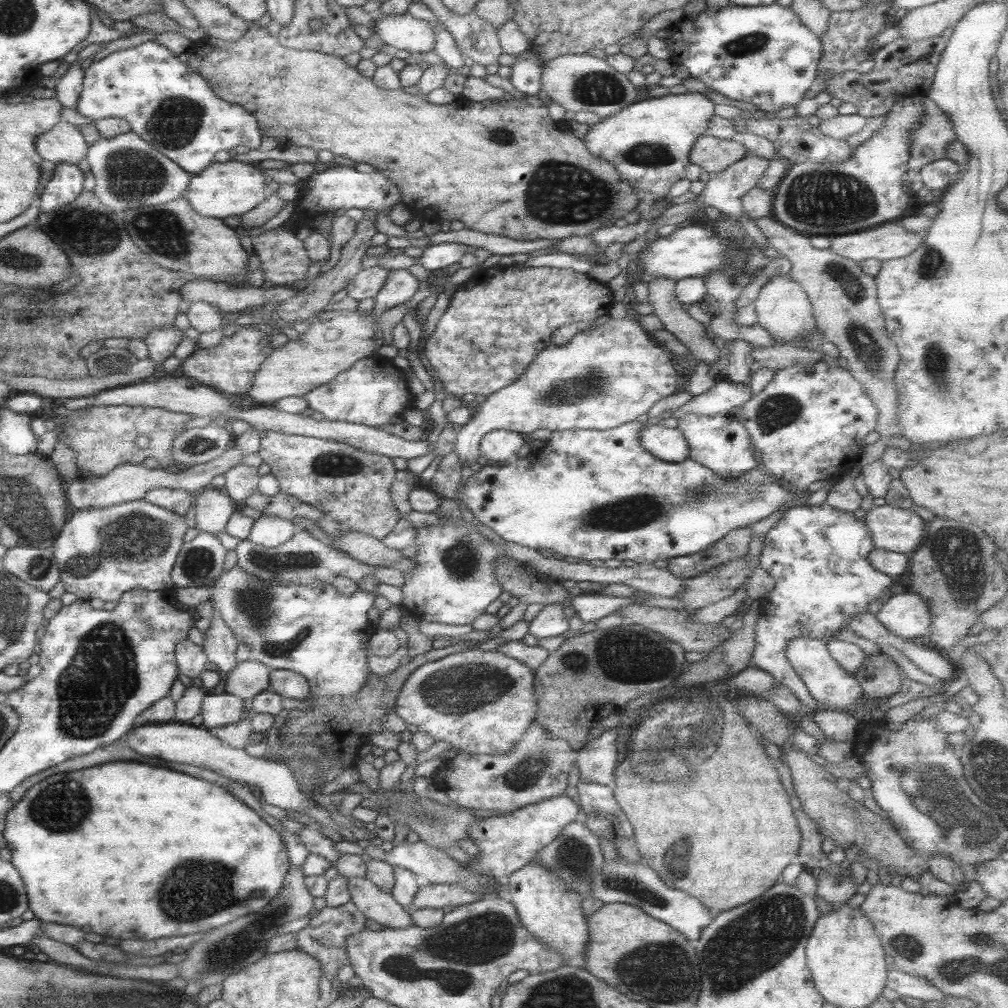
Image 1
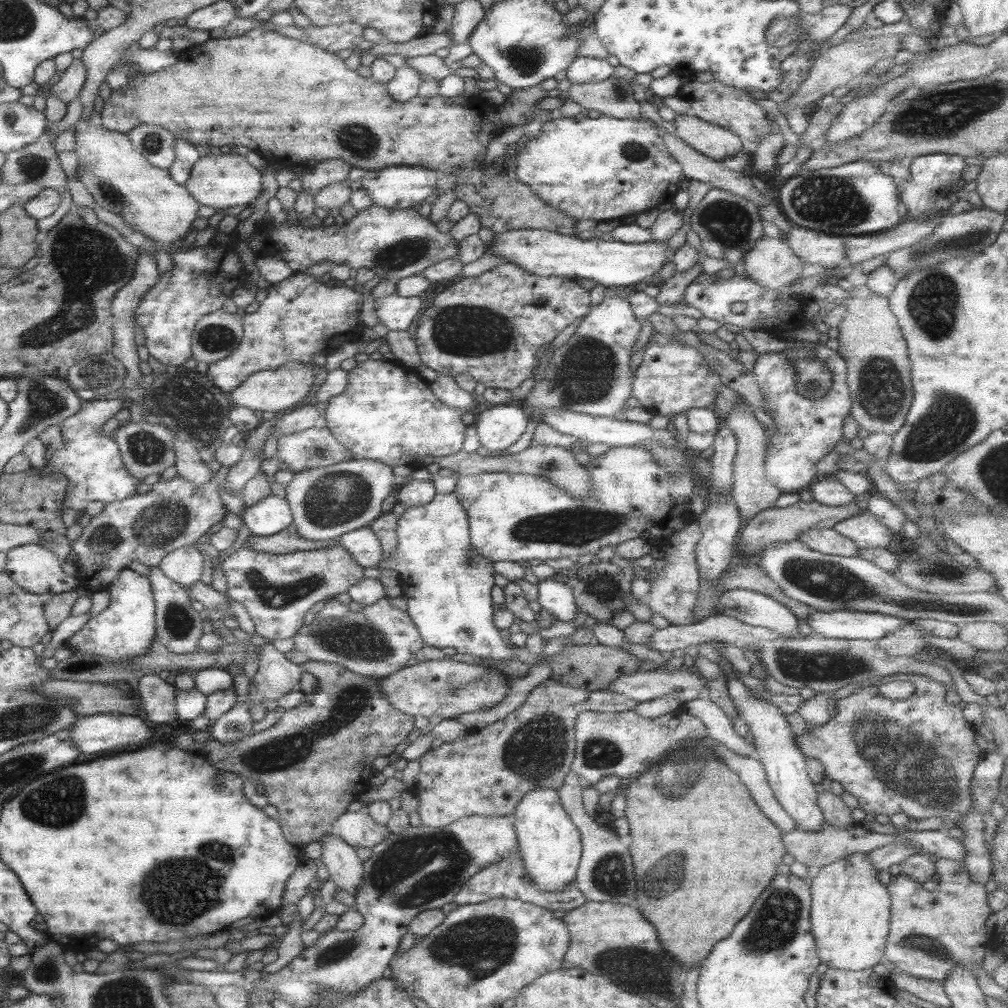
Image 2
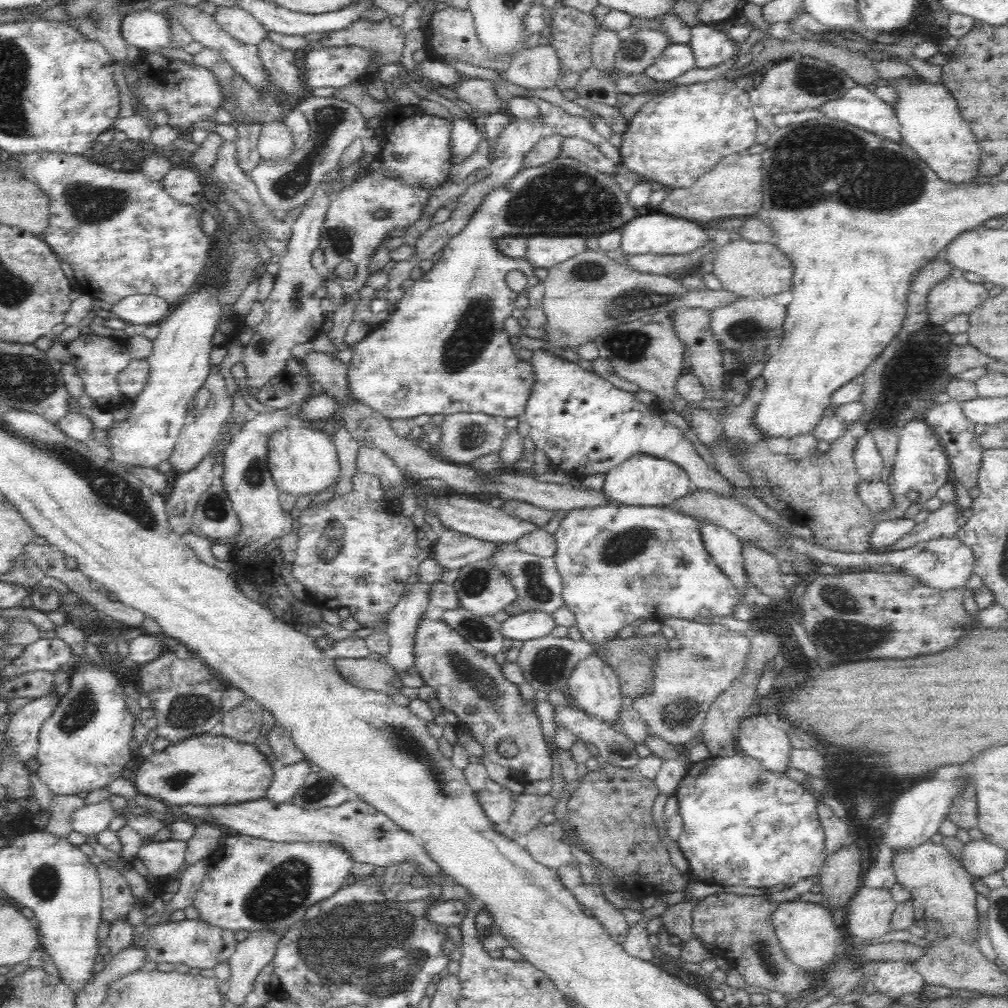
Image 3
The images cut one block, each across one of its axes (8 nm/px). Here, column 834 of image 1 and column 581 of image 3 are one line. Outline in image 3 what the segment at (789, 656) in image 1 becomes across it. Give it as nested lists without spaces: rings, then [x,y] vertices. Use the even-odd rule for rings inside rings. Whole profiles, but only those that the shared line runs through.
[[[597,655],[582,660],[568,678],[568,688],[578,708],[588,716],[598,717],[602,722],[612,726],[620,725],[620,710],[622,710],[622,695],[617,674]]]

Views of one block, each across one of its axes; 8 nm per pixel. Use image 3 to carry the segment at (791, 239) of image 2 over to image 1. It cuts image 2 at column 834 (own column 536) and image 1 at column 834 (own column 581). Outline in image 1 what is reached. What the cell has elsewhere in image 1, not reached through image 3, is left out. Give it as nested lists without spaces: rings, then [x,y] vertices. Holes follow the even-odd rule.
[[[892,222],[834,237],[827,250],[857,263],[870,259],[884,262],[914,253],[923,244],[923,239],[924,236]]]

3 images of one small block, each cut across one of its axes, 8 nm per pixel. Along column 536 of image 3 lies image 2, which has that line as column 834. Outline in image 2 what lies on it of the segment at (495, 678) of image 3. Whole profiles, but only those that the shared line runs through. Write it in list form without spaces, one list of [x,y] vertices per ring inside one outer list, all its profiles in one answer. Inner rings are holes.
[[[897,674],[892,676],[892,680],[909,680],[914,684],[914,693],[906,699],[892,700],[890,698],[884,698],[883,696],[878,696],[872,698],[870,694],[866,696],[864,694],[864,700],[860,700],[860,708],[854,710],[854,714],[846,716],[846,708],[844,708],[844,700],[837,700],[836,707],[837,713],[834,717],[828,720],[828,723],[822,727],[814,727],[802,735],[794,735],[796,738],[796,743],[800,747],[800,750],[804,753],[806,760],[811,758],[817,758],[825,768],[825,778],[830,778],[830,780],[836,780],[842,784],[842,788],[852,794],[854,798],[857,798],[859,807],[864,810],[865,814],[873,814],[878,816],[891,817],[893,814],[898,814],[899,812],[904,812],[908,816],[909,820],[924,820],[926,818],[932,818],[932,816],[938,816],[944,822],[944,829],[950,826],[958,825],[959,820],[963,816],[971,811],[971,806],[973,806],[973,798],[971,795],[971,782],[972,777],[976,768],[976,765],[980,760],[983,759],[984,754],[980,752],[976,743],[976,732],[975,727],[970,725],[967,720],[963,717],[962,709],[958,707],[958,704],[950,703],[946,701],[946,691],[947,689],[941,682],[936,682],[927,676],[922,676],[921,674]]]

